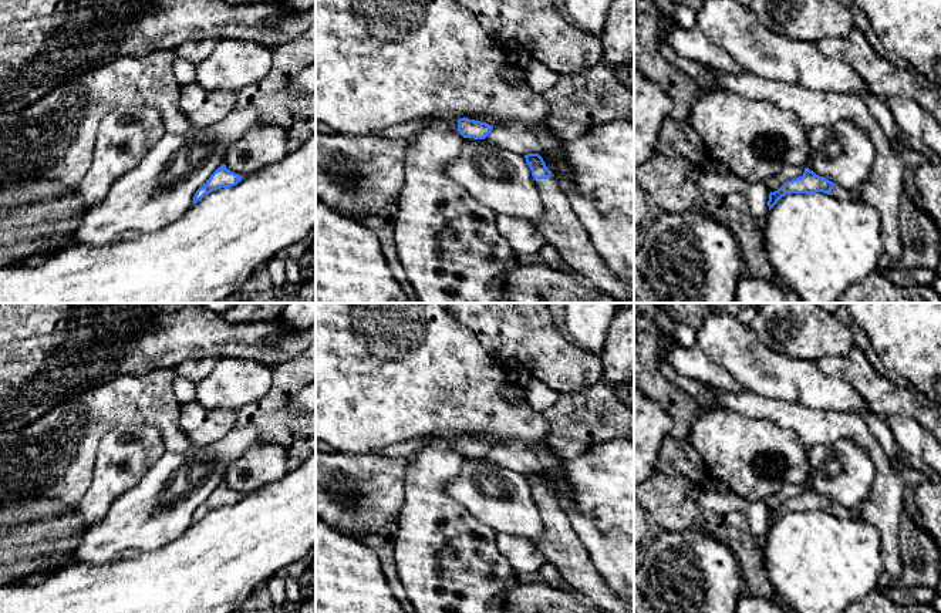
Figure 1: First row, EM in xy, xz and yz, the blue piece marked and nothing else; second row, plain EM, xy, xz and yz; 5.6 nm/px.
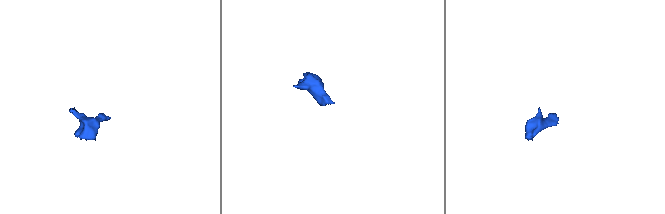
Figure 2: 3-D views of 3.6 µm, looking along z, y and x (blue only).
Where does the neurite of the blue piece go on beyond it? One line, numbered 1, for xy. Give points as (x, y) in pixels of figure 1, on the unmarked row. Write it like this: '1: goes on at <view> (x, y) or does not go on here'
1: does not go on here

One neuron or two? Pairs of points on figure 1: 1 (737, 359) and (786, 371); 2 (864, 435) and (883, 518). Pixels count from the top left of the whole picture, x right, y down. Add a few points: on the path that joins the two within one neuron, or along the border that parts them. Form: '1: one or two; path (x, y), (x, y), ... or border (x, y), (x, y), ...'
1: one; path (749, 366), (773, 371)
2: one; path (879, 455), (883, 462), (883, 498)

